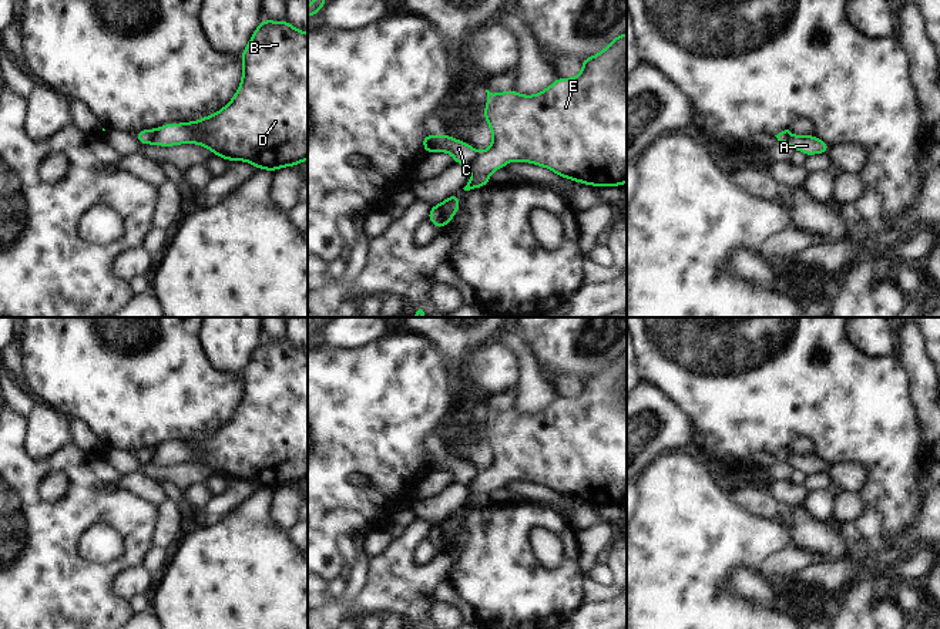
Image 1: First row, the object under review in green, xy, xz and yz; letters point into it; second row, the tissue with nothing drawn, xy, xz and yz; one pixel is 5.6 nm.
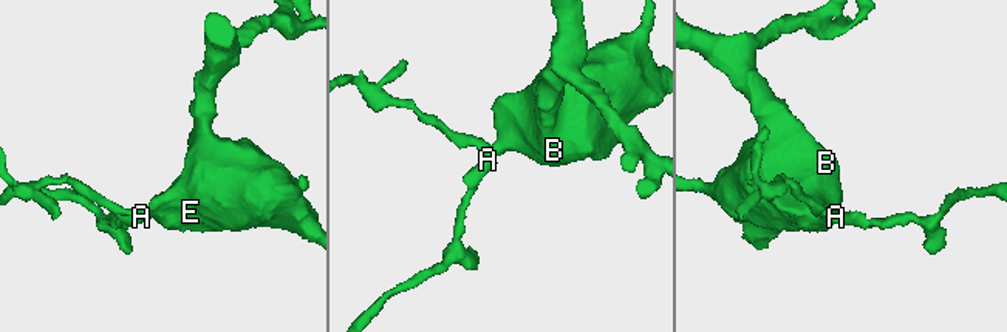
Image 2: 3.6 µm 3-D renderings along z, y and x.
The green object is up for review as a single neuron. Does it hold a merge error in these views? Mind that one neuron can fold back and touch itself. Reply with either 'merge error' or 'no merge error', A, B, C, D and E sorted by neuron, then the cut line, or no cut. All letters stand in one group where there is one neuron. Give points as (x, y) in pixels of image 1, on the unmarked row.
merge error | A B D E / C | xy (157, 448), (151, 461)

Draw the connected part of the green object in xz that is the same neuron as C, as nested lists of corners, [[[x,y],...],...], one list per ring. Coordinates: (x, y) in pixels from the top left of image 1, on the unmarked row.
[[[424,453],[422,464],[427,472],[450,471],[454,481],[463,485],[469,485],[470,481],[479,472],[470,462],[459,460],[451,454],[429,454]]]

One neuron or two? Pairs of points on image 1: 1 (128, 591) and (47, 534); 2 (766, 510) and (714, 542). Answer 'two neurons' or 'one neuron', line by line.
1: two neurons
2: two neurons

